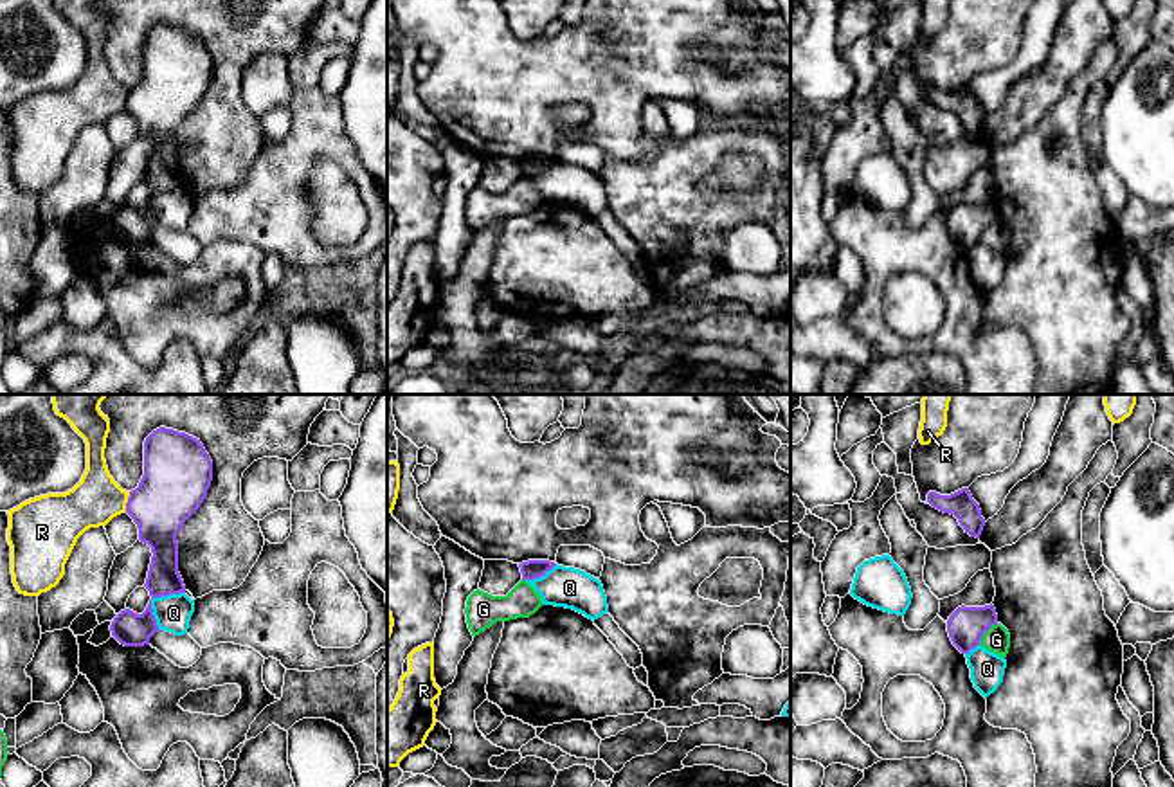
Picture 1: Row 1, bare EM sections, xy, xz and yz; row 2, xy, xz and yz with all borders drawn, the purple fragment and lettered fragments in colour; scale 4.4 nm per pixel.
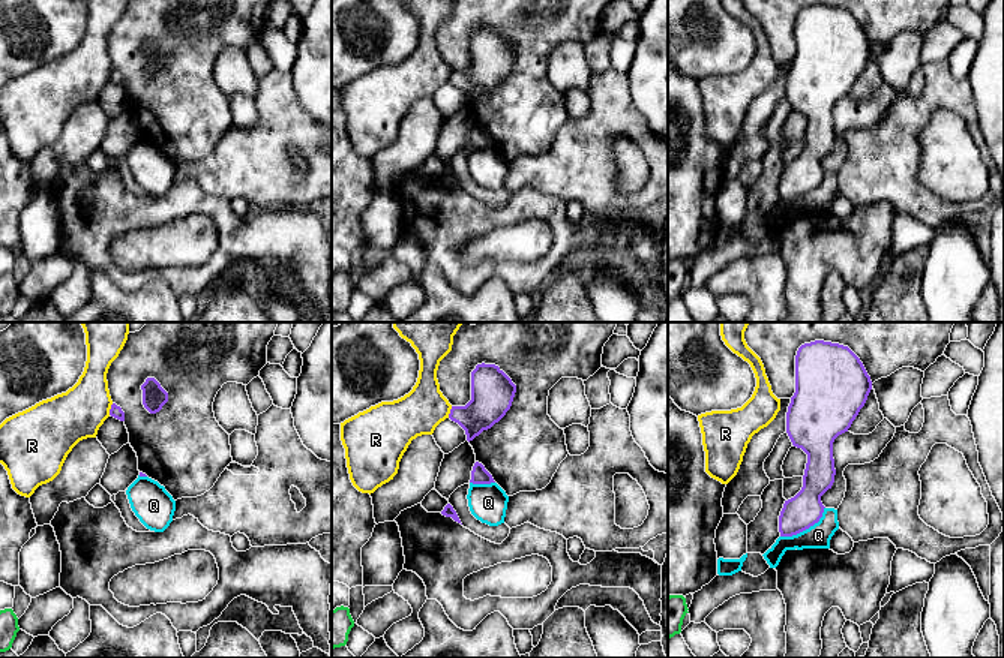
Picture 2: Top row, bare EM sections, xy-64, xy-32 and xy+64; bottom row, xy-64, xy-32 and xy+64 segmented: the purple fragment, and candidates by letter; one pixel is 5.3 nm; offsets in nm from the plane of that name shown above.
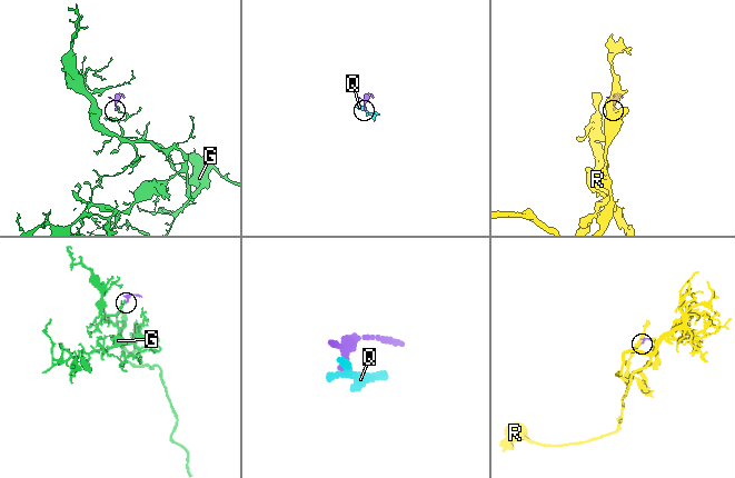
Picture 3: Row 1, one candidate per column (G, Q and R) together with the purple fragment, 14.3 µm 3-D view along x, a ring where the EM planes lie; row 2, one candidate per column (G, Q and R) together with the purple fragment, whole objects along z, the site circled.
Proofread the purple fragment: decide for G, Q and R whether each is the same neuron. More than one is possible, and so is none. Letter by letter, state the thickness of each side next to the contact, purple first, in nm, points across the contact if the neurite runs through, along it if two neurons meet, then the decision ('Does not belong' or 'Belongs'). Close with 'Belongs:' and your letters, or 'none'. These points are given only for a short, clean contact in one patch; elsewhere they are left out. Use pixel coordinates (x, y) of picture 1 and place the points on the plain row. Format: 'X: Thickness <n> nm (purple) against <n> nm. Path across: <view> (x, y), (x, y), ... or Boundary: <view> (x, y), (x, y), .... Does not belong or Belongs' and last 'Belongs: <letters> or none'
G: Thickness 170 nm (purple) against 120 nm. Boundary: yz (996, 218), (978, 240). Does not belong
Q: Thickness 160 nm (purple) against 160 nm. Does not belong
R: Thickness 300 nm (purple) against 220 nm. Boundary: xy (130, 89), (125, 107). Does not belong
Belongs: none

